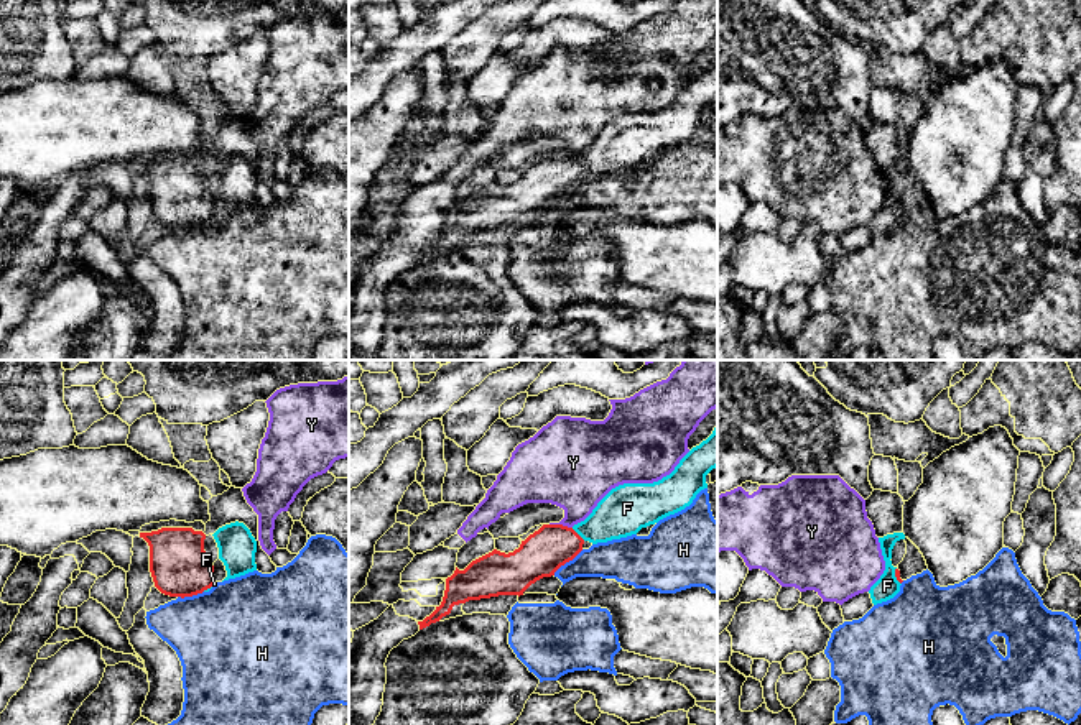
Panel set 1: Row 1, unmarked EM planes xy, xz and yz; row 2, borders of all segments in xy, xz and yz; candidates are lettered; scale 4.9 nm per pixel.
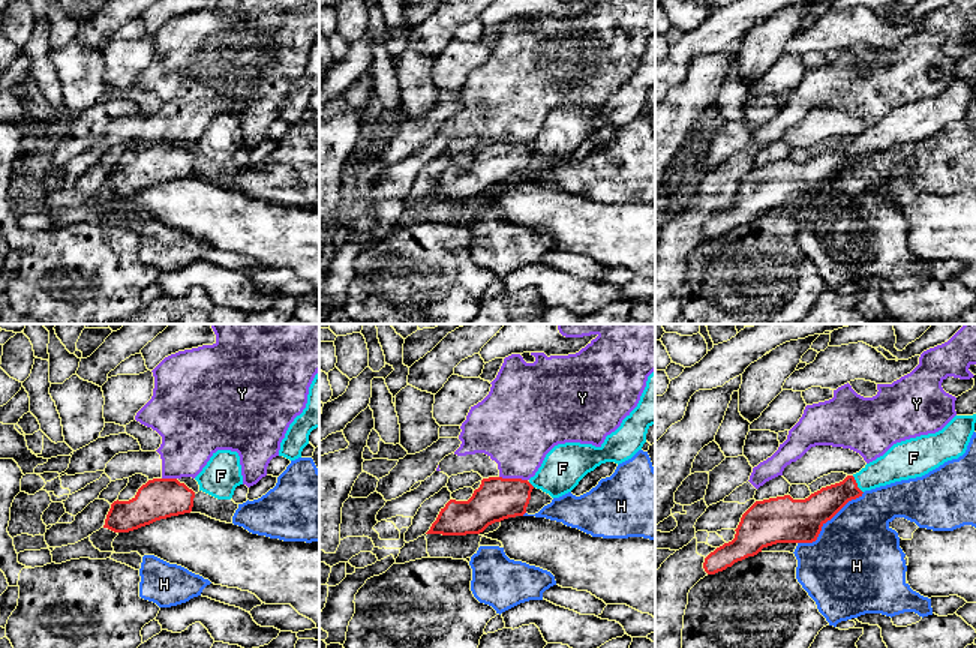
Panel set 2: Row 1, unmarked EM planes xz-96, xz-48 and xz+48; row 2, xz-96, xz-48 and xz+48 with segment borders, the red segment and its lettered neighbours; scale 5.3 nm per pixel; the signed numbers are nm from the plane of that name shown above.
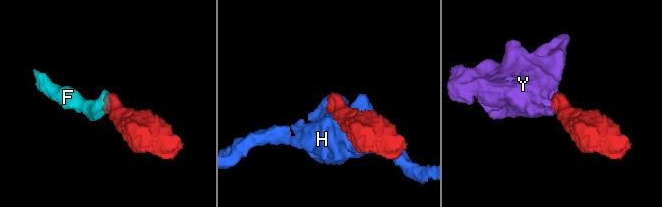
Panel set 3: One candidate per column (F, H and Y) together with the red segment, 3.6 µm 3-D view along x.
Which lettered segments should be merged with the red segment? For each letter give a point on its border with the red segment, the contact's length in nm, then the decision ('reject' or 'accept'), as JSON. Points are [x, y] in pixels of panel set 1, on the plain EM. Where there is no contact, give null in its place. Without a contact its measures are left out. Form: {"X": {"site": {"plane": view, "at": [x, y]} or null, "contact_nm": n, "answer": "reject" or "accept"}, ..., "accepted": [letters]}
{"F": {"site": {"plane": "xz", "at": [576, 165]}, "contact_nm": 90, "answer": "accept"}, "H": {"site": {"plane": "xz", "at": [568, 193]}, "contact_nm": 200, "answer": "reject"}, "Y": {"site": {"plane": "xz", "at": [561, 157]}, "contact_nm": 110, "answer": "reject"}, "accepted": ["F"]}

